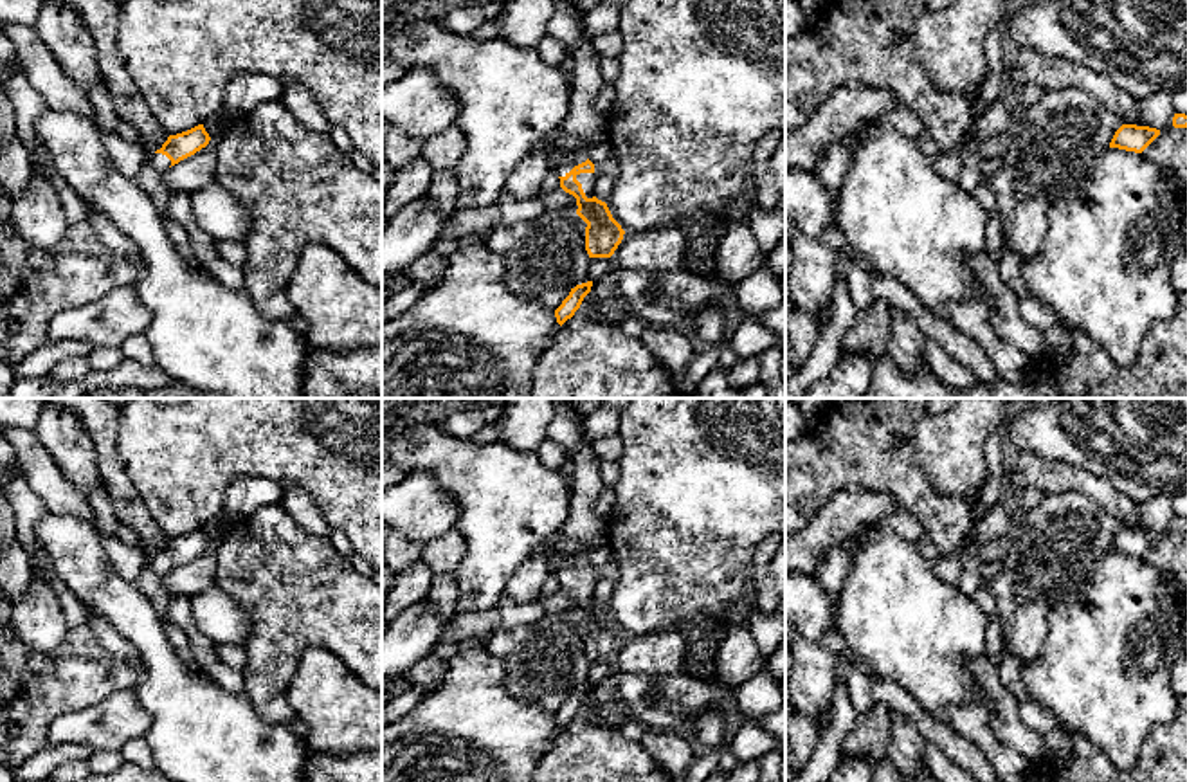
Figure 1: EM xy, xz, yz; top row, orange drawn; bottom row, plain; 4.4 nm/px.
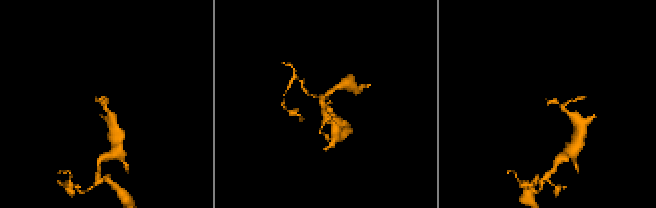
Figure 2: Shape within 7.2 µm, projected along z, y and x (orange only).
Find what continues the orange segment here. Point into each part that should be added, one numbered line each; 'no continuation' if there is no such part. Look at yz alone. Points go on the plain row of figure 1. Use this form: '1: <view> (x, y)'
no continuation

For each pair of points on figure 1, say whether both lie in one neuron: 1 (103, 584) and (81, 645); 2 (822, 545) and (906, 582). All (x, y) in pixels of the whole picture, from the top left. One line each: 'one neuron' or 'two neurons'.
1: two neurons
2: two neurons

